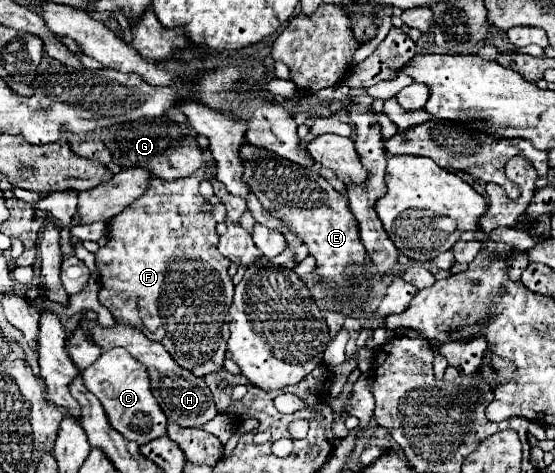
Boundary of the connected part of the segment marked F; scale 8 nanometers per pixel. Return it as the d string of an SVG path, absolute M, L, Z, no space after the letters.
M204 167L202 173L198 171L198 175L188 175L186 179L162 181L154 177L150 189L138 201L110 219L108 231L112 237L108 245L96 253L96 267L102 285L98 295L100 303L118 323L132 323L148 339L162 343L172 359L196 377L218 373L224 367L226 341L230 337L228 319L224 317L228 315L234 295L234 285L228 275L230 261L218 251L216 221L210 213L200 211L204 199L198 185L202 179L212 175L216 175L214 169Z

